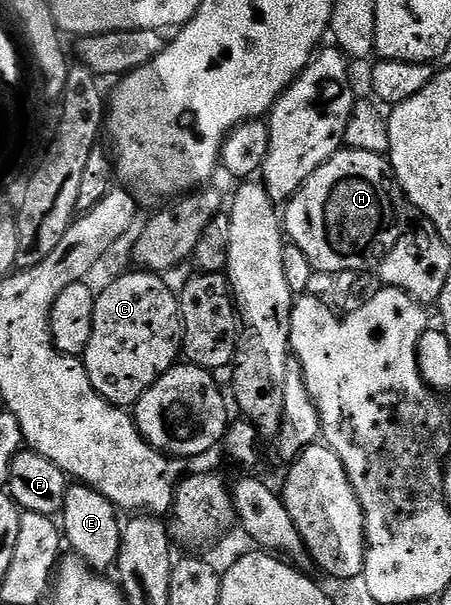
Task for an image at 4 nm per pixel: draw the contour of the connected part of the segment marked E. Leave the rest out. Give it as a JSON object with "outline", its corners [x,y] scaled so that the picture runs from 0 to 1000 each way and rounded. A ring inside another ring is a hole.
{"outline":[[[155,800],[146,805],[142,840],[133,851],[133,869],[142,878],[144,894],[166,917],[213,944],[235,945],[262,927],[262,914],[268,909],[268,889],[273,864],[262,863],[266,845],[262,838],[239,826],[213,807],[180,800]]]}

